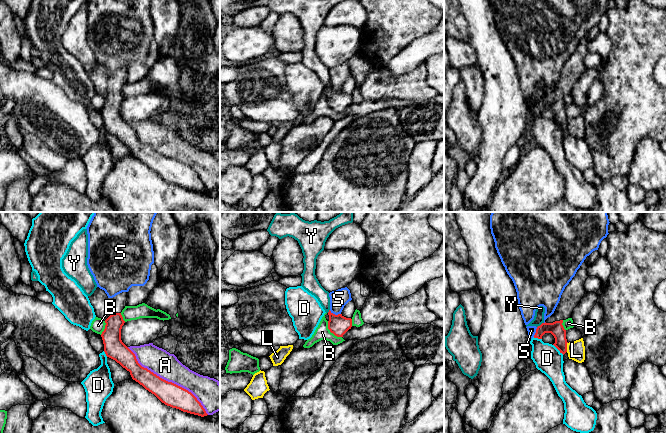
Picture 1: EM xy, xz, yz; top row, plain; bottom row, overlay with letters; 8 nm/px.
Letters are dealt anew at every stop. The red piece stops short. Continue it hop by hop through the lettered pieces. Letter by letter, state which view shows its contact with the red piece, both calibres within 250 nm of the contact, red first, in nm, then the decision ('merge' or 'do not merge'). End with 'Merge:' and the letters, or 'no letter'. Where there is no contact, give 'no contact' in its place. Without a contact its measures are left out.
A: meets red in xy; 180 nm thick on the red side, 200 nm on the other; do not merge
B: meets red in xz; 160 nm thick on the red side, 120 nm on the other; do not merge
D: meets red in yz; 120 nm thick on the red side, 220 nm on the other; do not merge
L: meets red in yz; 120 nm thick on the red side, 140 nm on the other; do not merge
S: meets red in xz; 160 nm thick on the red side, 140 nm on the other; do not merge
Y: meets red in yz; 120 nm thick on the red side, 80 nm on the other; do not merge
Merge: no letter

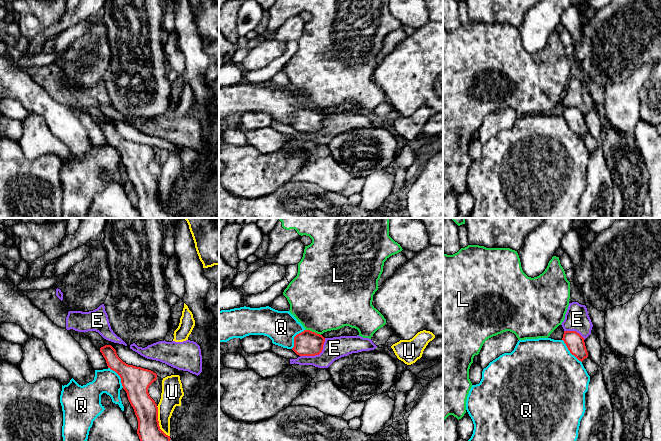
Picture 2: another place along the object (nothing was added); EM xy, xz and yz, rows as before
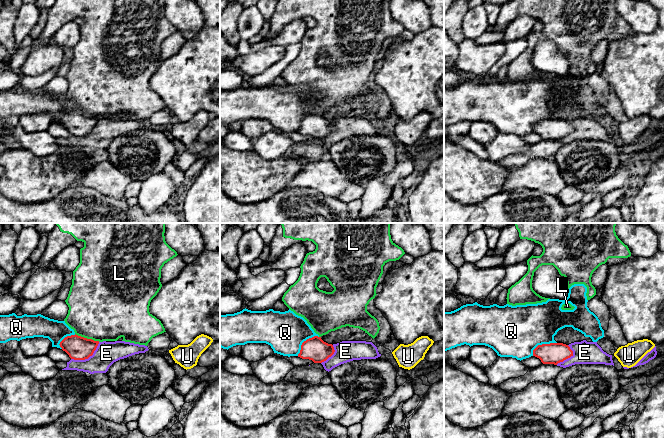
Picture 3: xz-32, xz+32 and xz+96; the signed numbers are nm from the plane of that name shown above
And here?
E: meets red in xz; 200 nm thick on the red side, 180 nm on the other; do not merge
L: meets red in xz; 200 nm thick on the red side, 480 nm on the other; do not merge
Q: meets red in yz; 150 nm thick on the red side, 500 nm on the other; do not merge
U: meets red in xy; 190 nm thick on the red side, 170 nm on the other; do not merge
Merge: no letter

